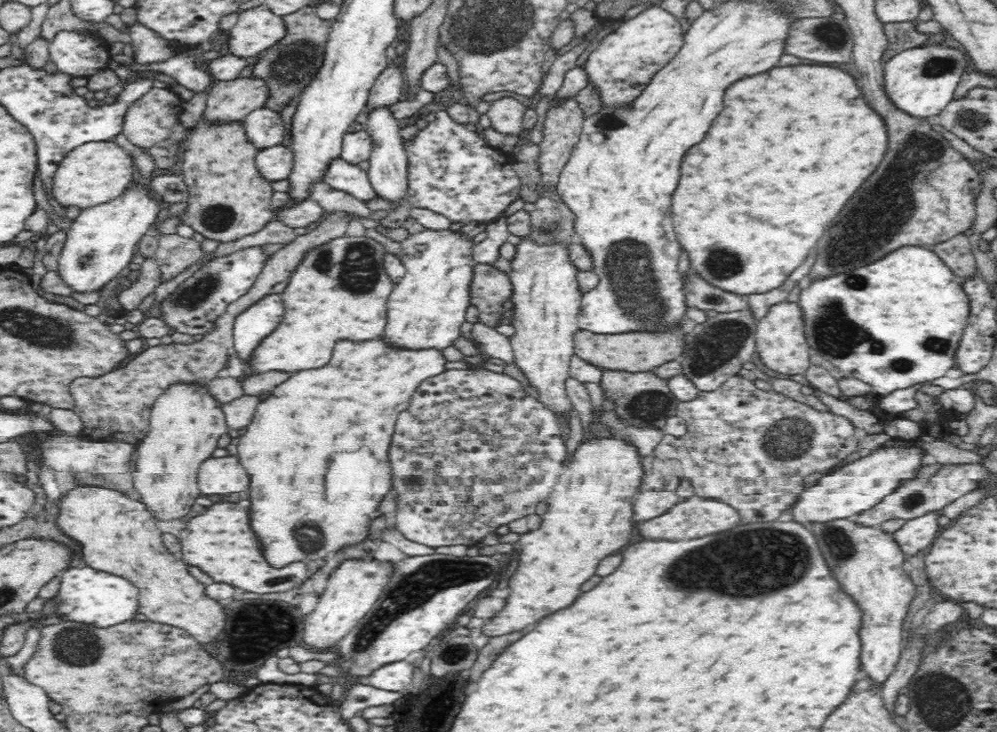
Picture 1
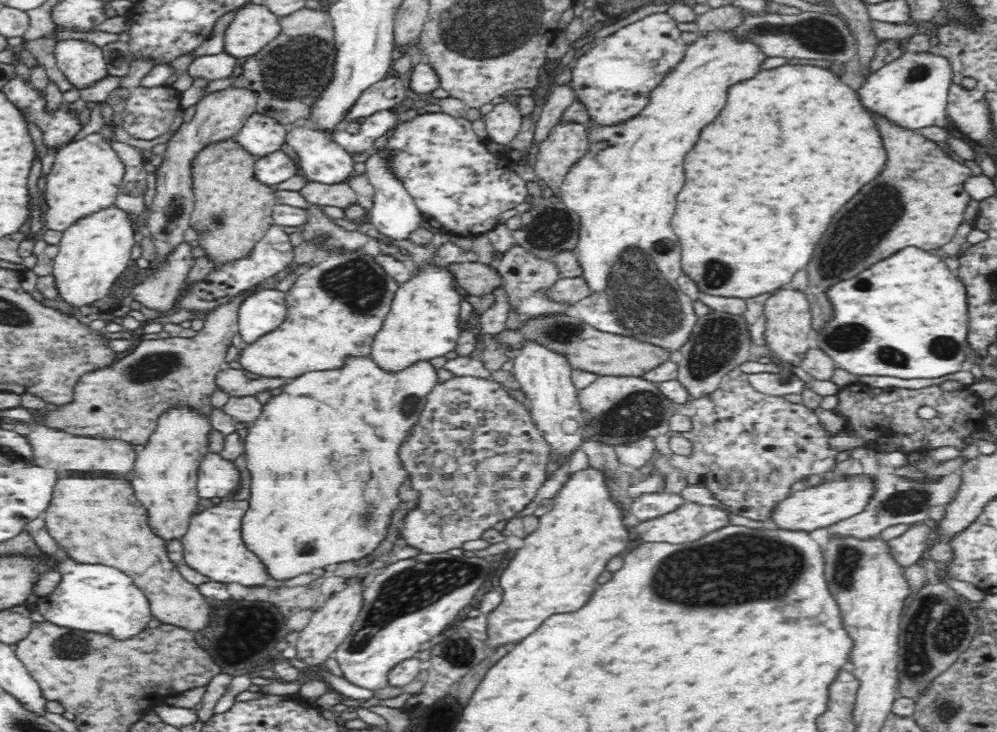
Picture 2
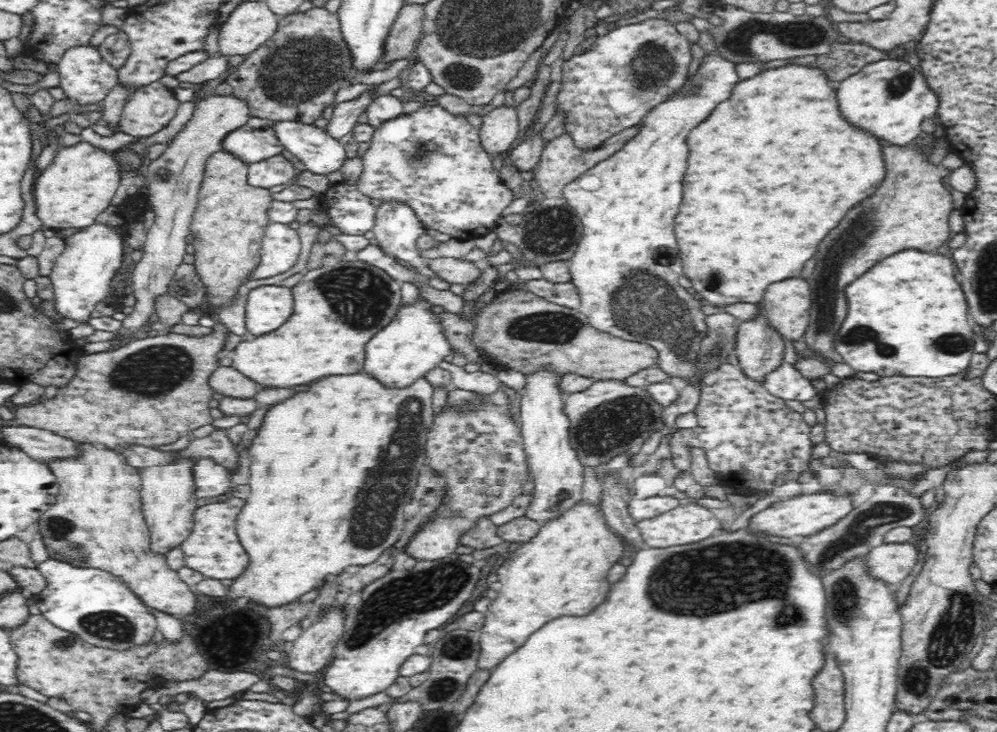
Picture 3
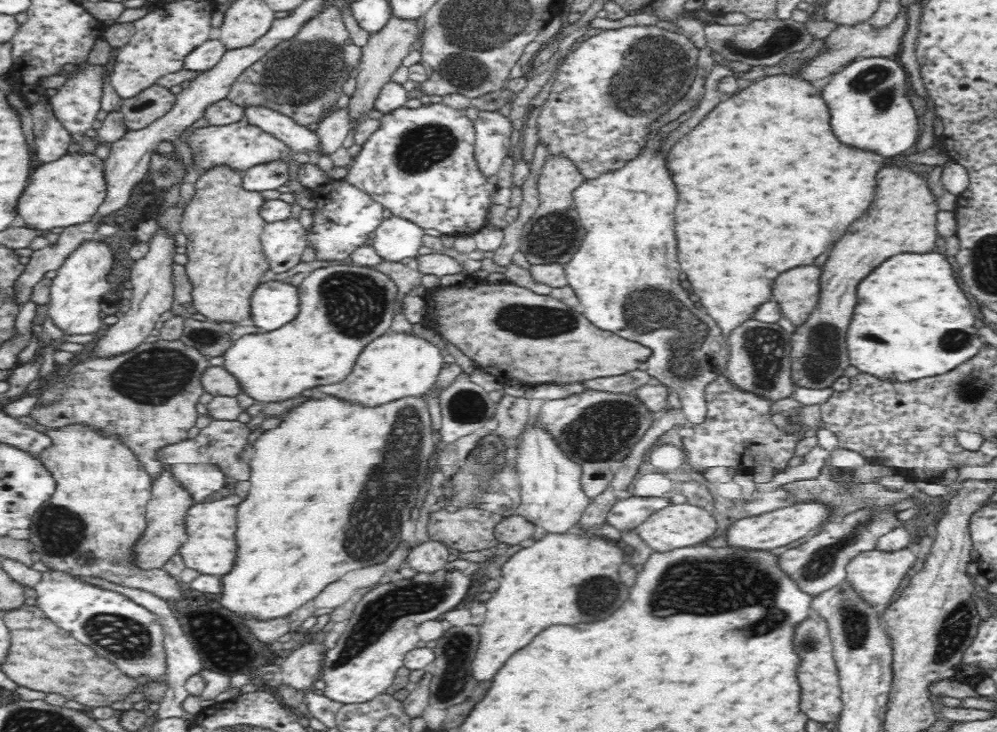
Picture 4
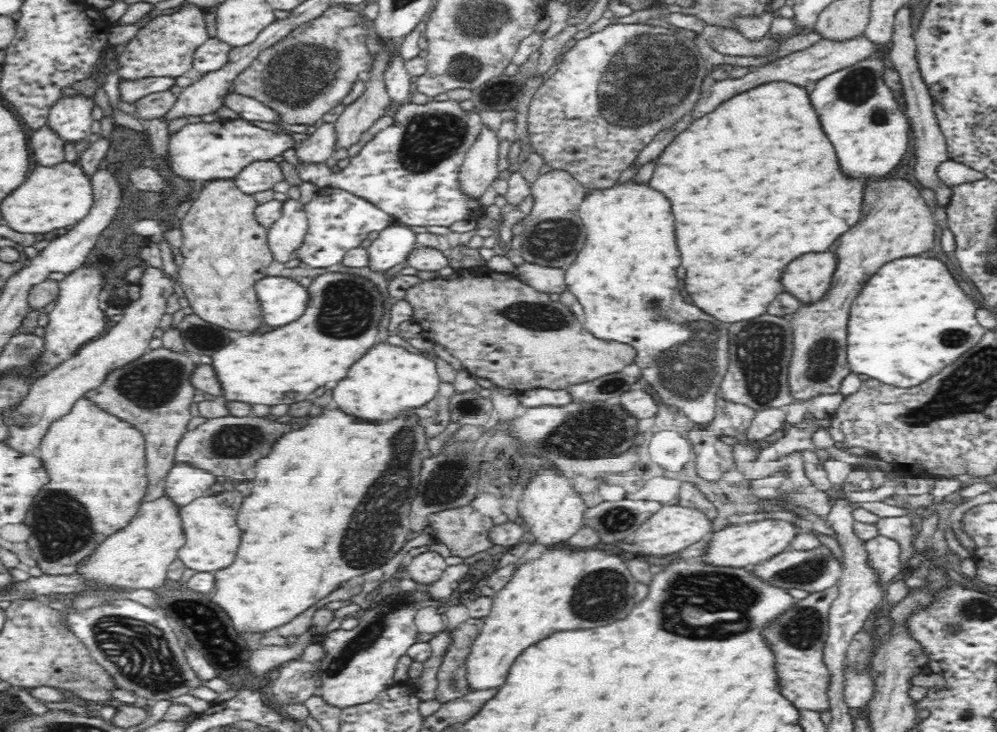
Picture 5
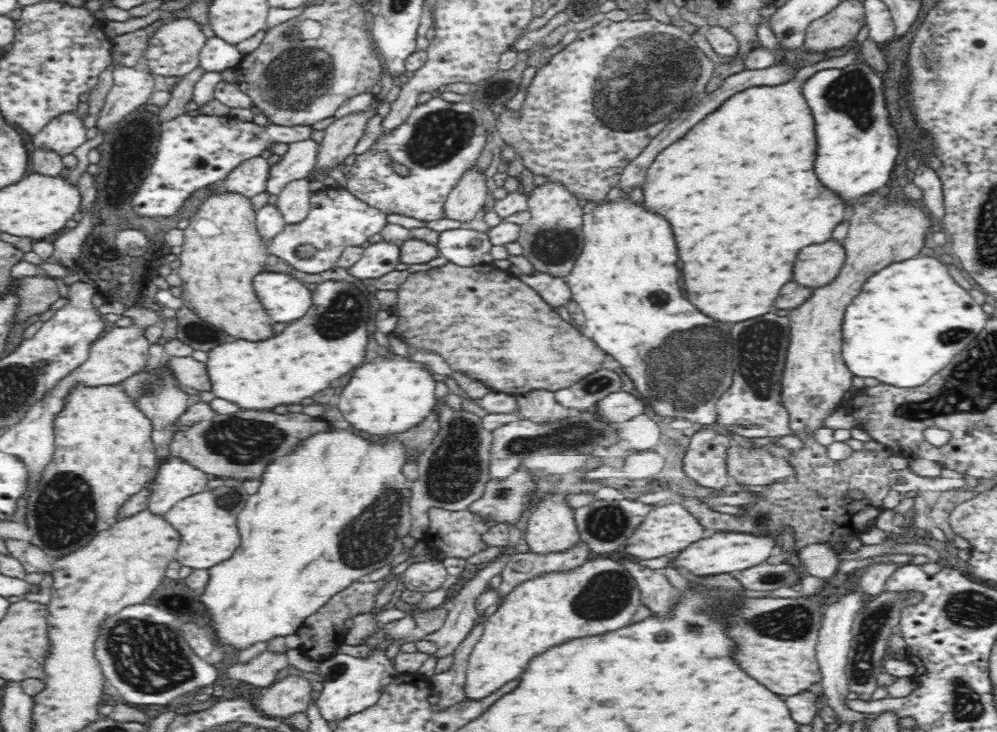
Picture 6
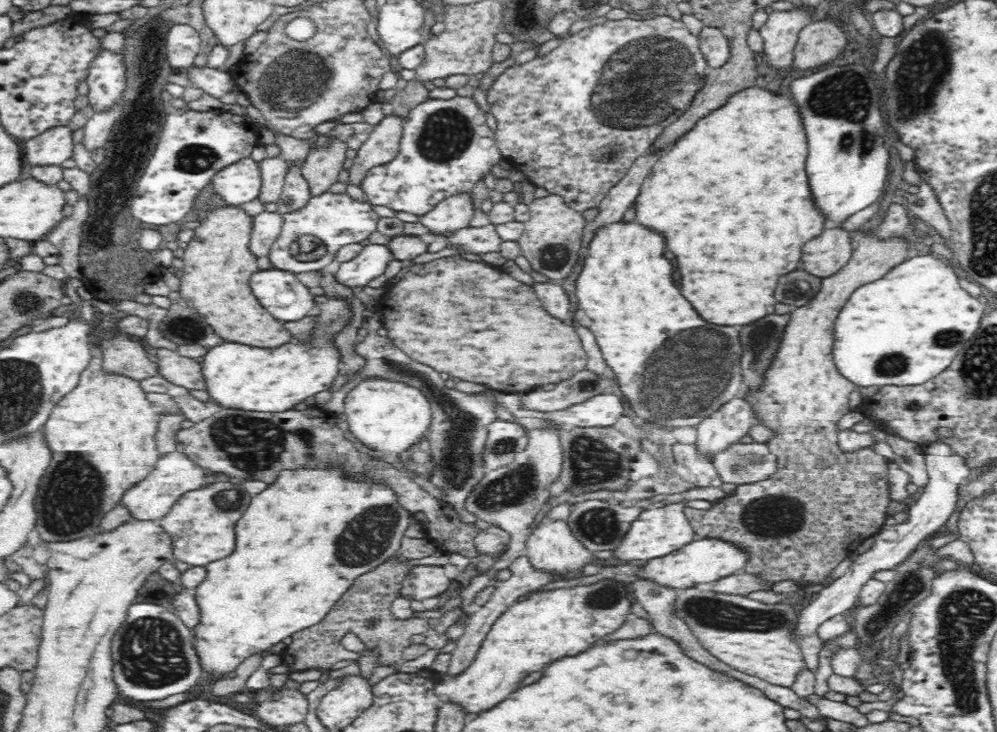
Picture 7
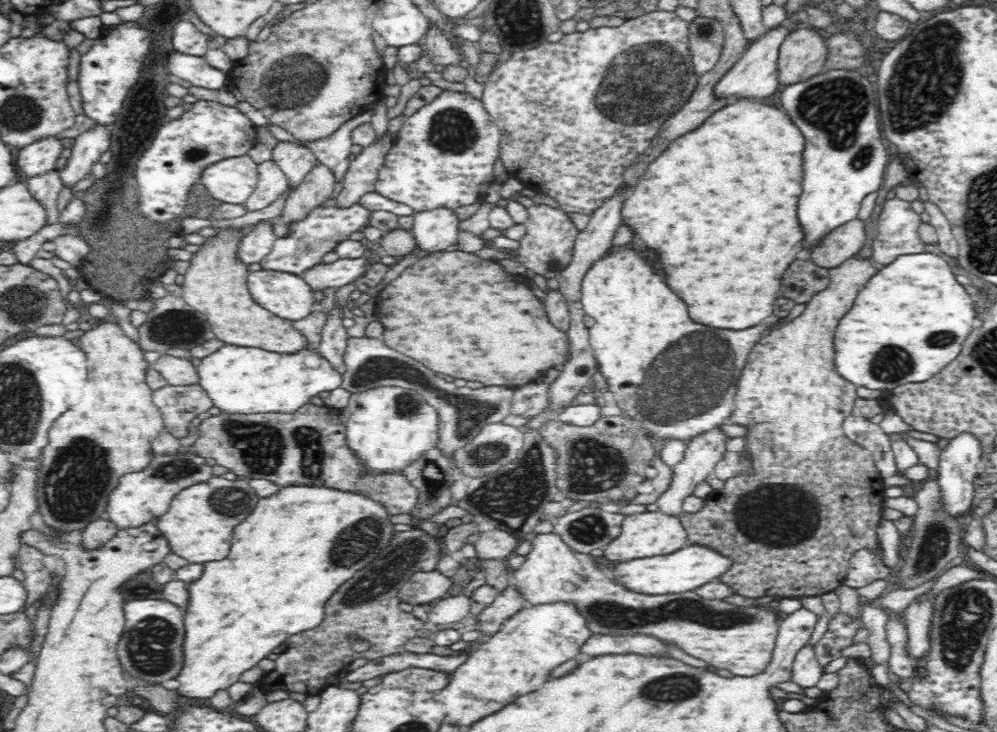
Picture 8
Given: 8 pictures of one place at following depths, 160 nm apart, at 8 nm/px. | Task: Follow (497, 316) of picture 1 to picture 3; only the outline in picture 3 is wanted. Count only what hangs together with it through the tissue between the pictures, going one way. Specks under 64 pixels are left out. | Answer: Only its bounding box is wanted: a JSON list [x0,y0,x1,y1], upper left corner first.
[427,258,482,286]

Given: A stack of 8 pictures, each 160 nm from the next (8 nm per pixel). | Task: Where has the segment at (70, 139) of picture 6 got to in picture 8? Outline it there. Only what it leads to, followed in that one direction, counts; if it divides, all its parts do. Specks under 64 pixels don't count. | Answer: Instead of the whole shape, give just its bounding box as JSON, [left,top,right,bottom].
[18,137,62,178]

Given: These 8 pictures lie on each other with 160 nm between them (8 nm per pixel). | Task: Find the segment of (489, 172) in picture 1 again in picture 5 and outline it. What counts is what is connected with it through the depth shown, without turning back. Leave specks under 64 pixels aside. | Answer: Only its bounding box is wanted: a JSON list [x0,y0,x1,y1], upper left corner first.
[282,99,484,226]

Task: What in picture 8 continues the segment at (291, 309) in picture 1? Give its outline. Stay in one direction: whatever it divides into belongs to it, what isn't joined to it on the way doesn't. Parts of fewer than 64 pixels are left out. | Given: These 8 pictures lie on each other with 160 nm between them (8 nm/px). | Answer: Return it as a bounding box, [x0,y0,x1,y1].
[196,344,343,413]

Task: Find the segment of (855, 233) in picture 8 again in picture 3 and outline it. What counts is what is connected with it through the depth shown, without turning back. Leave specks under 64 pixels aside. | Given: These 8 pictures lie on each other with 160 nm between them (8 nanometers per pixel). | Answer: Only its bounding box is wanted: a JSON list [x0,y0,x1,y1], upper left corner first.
[763,279,811,342]

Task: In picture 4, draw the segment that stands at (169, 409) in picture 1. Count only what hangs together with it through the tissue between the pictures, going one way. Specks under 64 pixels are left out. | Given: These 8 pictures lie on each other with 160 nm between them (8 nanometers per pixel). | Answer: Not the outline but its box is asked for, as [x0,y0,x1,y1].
[133,470,195,569]

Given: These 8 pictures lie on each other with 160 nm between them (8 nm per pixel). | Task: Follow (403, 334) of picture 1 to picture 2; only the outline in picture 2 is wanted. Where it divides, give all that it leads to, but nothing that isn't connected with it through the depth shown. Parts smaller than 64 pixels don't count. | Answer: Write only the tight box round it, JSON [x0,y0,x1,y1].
[370,240,460,371]

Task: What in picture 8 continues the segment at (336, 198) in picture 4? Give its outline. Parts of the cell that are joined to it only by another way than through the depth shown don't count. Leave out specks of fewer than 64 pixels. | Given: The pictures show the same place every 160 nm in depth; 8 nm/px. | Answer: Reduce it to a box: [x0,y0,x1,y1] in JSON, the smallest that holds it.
[260,203,371,275]

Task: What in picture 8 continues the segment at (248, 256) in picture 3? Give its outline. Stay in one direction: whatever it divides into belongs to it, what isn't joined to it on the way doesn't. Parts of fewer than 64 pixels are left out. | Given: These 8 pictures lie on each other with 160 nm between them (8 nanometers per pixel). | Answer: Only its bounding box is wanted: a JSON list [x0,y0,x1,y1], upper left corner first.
[181,230,308,353]

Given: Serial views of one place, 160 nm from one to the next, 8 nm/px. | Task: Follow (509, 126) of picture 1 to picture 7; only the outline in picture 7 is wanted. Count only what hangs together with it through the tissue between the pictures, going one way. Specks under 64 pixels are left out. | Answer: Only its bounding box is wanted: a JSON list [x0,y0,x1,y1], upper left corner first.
[419,194,475,238]

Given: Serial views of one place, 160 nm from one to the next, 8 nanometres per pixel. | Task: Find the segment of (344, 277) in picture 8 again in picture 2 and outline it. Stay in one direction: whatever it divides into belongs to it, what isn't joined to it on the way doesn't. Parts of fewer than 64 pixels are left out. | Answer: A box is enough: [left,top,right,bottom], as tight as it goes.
[364,146,423,241]

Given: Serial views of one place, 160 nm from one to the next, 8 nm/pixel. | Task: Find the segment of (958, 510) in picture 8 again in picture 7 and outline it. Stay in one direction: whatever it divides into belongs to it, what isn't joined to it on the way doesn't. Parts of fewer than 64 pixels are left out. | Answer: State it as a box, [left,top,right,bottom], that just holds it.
[794,453,972,637]

